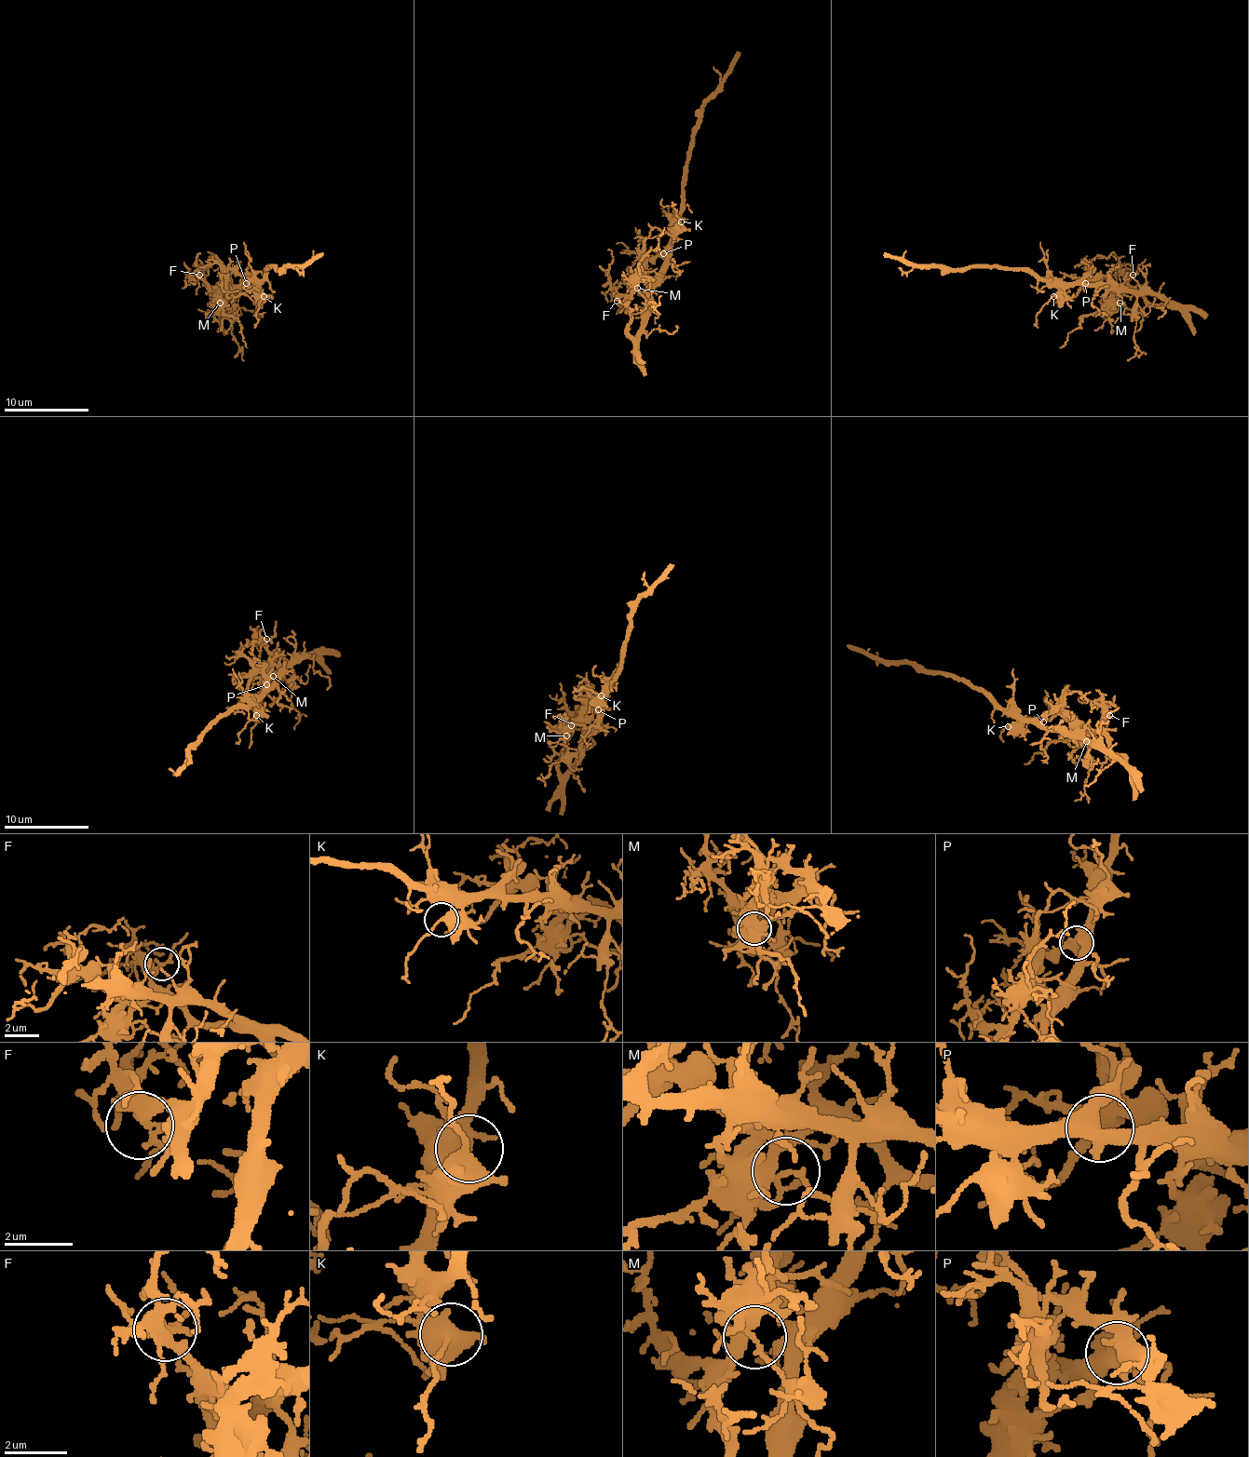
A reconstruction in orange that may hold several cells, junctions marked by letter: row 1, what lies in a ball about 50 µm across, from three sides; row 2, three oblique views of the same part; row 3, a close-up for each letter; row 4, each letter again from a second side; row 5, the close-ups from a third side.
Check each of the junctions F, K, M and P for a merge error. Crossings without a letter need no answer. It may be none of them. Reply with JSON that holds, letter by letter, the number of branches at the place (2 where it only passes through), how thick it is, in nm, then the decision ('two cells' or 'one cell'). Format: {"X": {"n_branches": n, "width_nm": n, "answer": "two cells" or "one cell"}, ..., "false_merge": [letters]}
{"F": {"n_branches": 3, "width_nm": 320, "answer": "one cell"}, "K": {"n_branches": 3, "width_nm": 400, "answer": "one cell"}, "M": {"n_branches": 3, "width_nm": 260, "answer": "two cells"}, "P": {"n_branches": 3, "width_nm": 480, "answer": "one cell"}, "false_merge": ["M"]}

